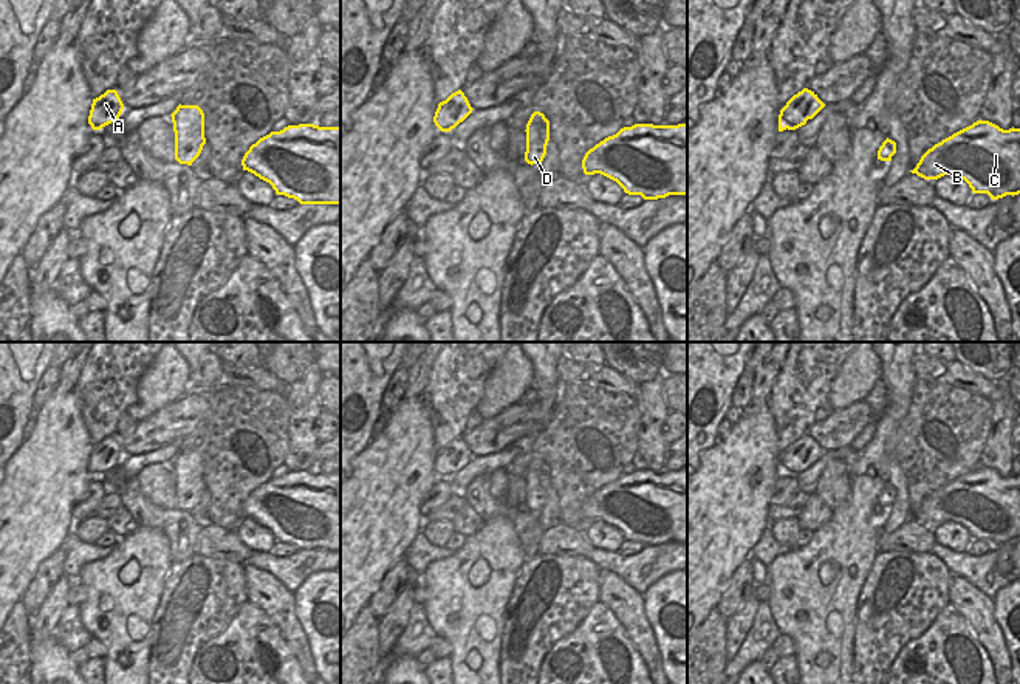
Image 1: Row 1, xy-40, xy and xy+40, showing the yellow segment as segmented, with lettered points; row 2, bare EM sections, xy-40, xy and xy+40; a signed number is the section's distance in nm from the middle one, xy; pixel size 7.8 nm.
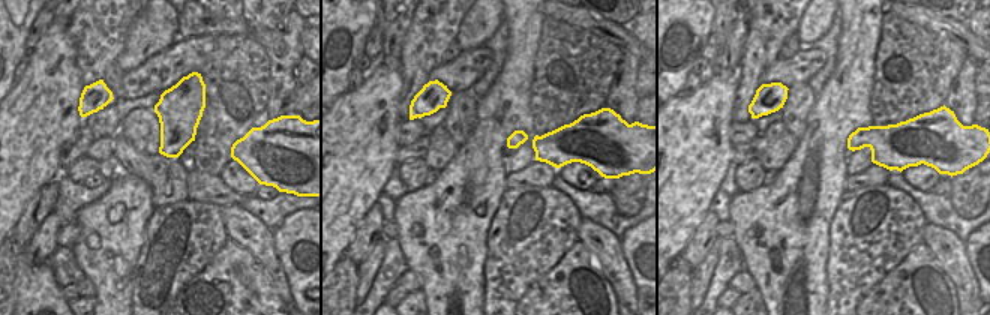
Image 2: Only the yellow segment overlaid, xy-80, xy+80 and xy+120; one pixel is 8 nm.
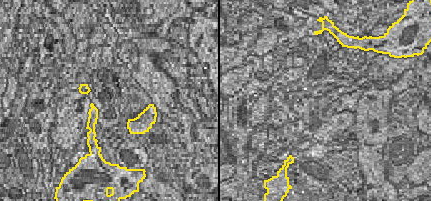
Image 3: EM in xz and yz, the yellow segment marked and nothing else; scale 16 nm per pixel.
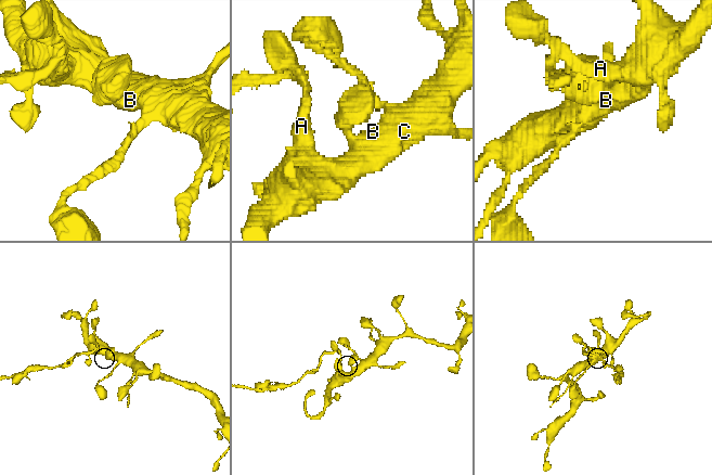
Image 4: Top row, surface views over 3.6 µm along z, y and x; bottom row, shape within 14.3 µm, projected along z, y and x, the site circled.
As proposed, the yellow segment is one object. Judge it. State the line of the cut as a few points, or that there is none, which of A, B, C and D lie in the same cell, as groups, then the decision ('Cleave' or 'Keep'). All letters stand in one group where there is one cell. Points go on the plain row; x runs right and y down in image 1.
Split along xy+40 (813, 440), (805, 451), (805, 468). Groups: A / B C D. Cleave

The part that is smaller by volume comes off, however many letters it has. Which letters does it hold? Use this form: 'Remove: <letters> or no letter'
Remove: A

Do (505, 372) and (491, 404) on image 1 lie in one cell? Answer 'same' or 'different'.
same

